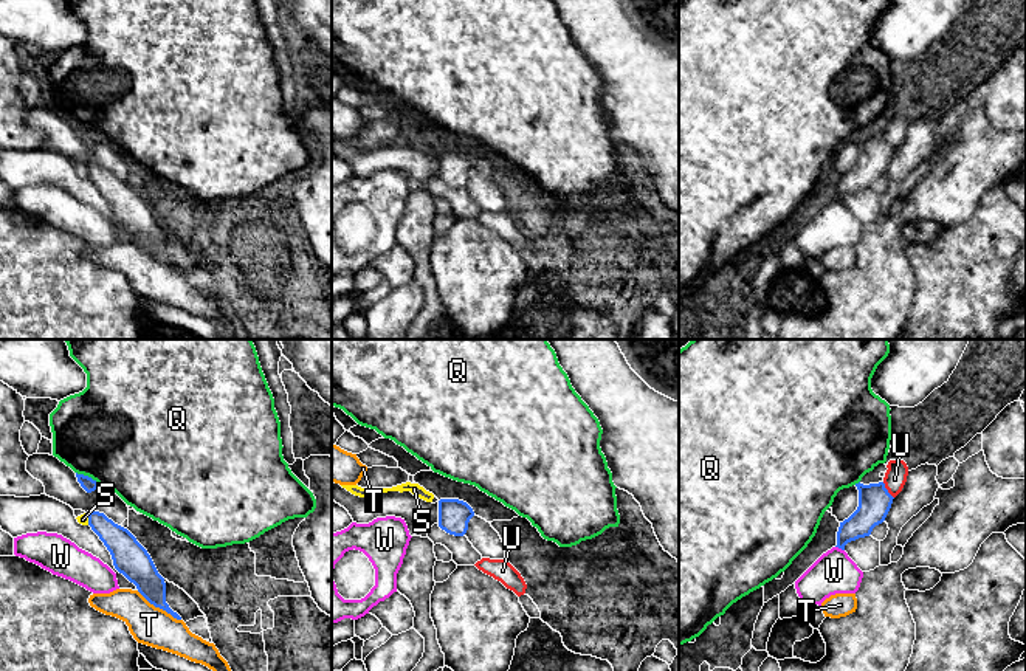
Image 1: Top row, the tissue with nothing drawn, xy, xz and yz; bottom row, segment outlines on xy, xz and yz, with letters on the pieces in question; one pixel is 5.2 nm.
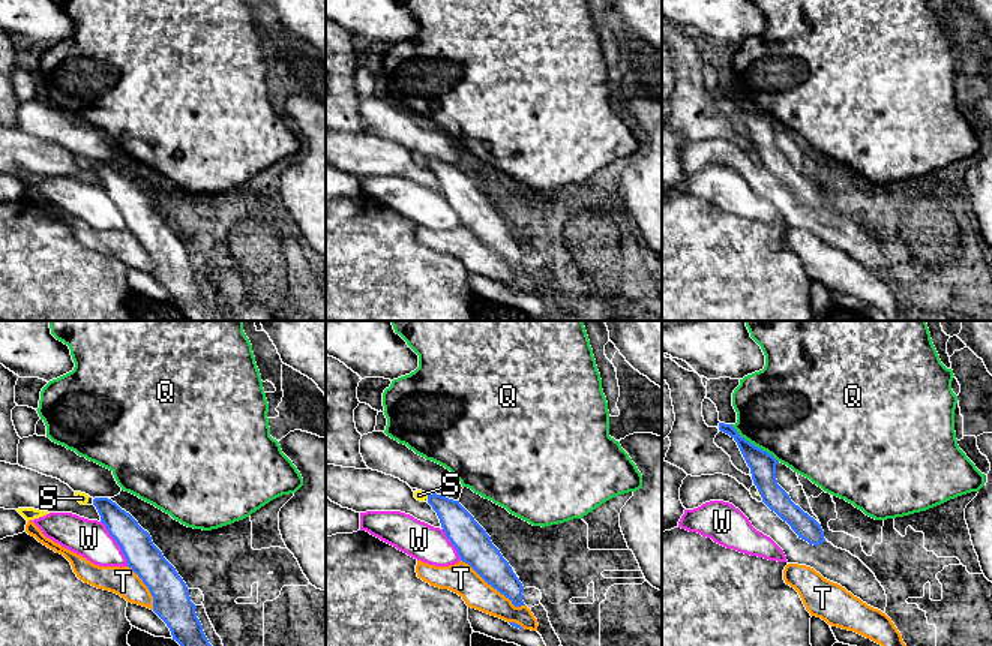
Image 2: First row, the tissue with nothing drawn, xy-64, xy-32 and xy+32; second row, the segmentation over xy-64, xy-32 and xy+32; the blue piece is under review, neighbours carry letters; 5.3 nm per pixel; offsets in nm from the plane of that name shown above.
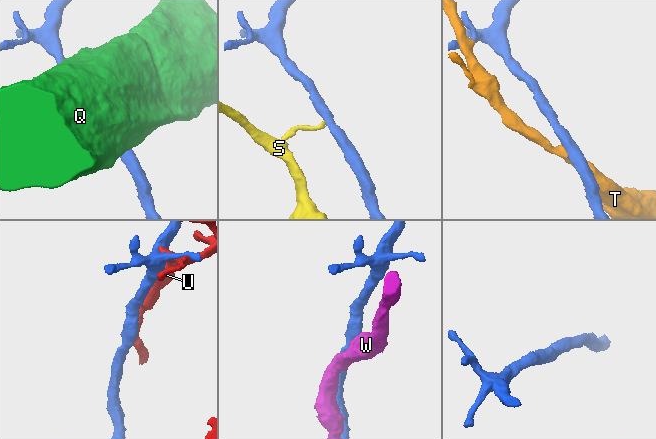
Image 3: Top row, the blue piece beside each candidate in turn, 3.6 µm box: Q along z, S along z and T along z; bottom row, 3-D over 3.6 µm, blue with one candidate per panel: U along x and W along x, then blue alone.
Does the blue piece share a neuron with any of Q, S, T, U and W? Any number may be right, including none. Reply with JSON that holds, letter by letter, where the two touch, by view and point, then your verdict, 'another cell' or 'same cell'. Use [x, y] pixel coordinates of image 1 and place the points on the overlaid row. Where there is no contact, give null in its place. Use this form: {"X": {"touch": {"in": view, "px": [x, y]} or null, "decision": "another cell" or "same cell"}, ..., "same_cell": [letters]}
{"Q": {"touch": {"in": "xy", "px": [87, 476]}, "decision": "another cell"}, "S": {"touch": {"in": "xy", "px": [89, 519]}, "decision": "another cell"}, "T": {"touch": {"in": "xy", "px": [158, 606]}, "decision": "another cell"}, "U": {"touch": {"in": "yz", "px": [887, 490]}, "decision": "another cell"}, "W": {"touch": {"in": "yz", "px": [840, 547]}, "decision": "another cell"}, "same_cell": []}

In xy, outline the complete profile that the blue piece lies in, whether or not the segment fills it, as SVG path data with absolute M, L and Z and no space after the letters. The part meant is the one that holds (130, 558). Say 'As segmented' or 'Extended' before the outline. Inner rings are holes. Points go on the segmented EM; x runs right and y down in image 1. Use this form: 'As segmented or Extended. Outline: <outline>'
As segmented. Outline: M87 511L87 516L88 525L110 552L115 569L133 583L150 604L181 620L166 603L164 578L158 573L150 555L136 538L104 513Z

